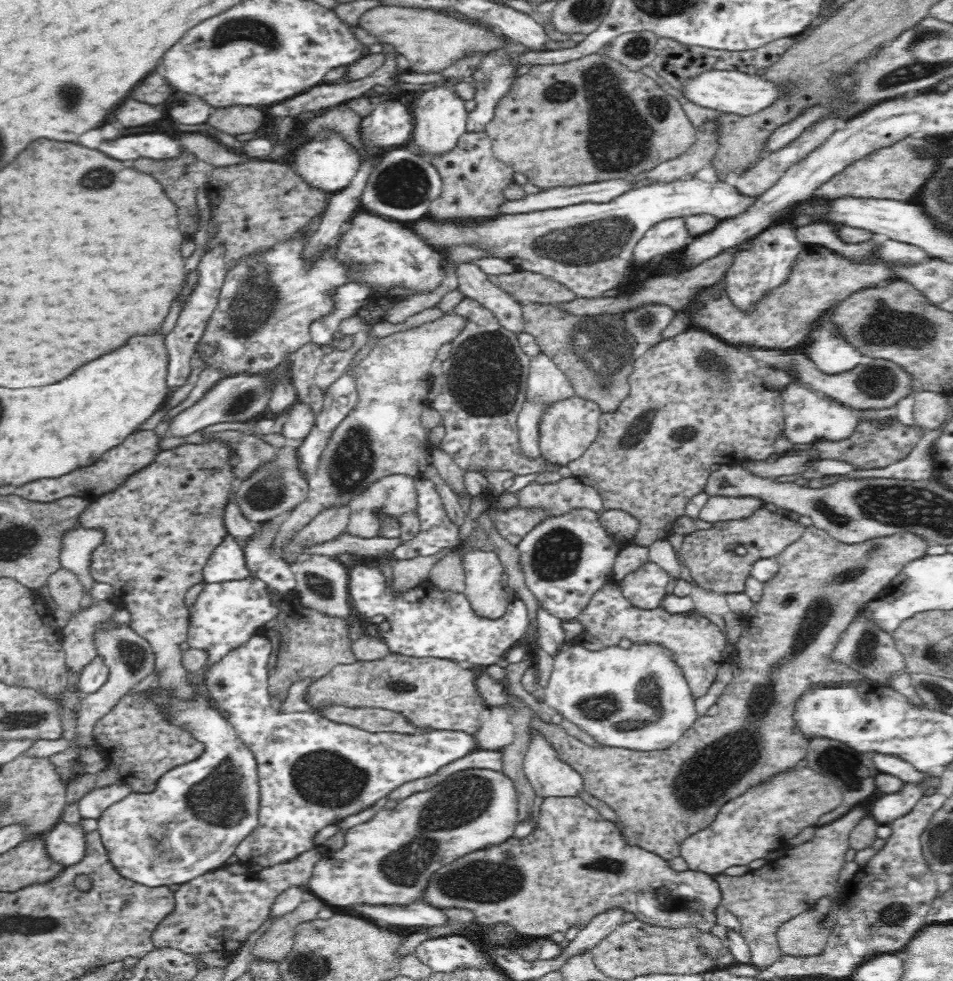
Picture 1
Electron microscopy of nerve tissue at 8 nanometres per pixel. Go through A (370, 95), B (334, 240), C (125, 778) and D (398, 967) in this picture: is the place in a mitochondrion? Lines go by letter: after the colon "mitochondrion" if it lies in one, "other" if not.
A: other
B: other
C: other
D: other

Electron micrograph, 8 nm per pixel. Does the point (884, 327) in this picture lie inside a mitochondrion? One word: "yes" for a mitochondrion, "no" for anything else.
yes

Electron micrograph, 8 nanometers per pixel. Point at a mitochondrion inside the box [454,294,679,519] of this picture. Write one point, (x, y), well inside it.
(605, 341)

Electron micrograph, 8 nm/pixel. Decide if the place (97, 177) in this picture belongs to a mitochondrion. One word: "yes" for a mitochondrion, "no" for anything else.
yes

